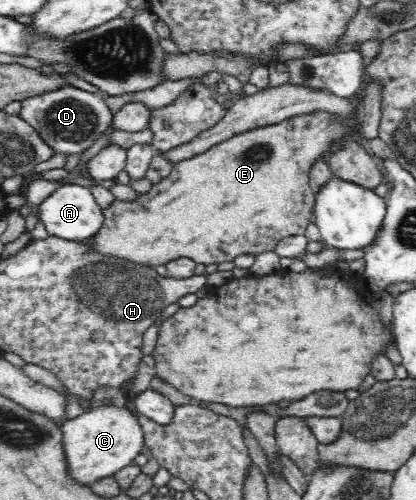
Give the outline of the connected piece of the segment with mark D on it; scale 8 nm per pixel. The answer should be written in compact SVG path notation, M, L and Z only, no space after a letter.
M65 84L56 90L20 100L22 109L18 116L30 124L55 153L81 155L113 126L114 115L106 103L106 98L104 93L89 92Z

